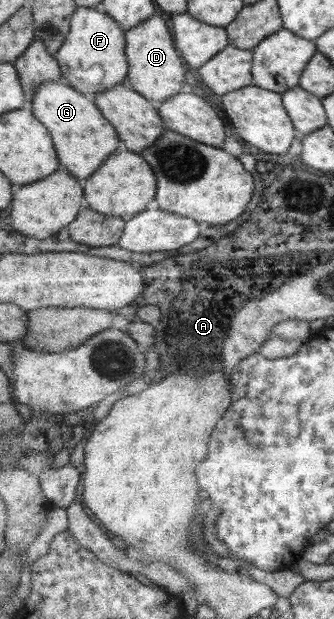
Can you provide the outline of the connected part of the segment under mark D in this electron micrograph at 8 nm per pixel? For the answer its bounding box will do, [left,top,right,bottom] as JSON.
[127,16,187,105]

